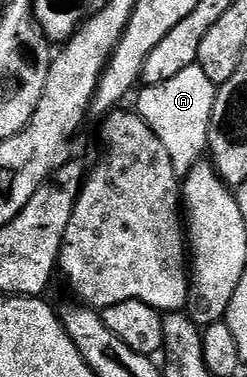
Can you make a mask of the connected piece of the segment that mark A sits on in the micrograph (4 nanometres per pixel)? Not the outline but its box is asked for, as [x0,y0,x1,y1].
[135,64,217,175]

